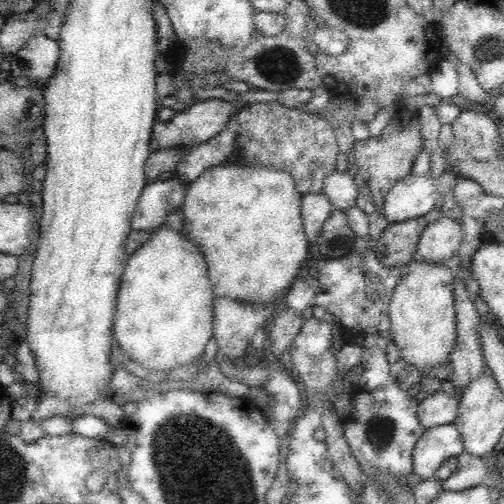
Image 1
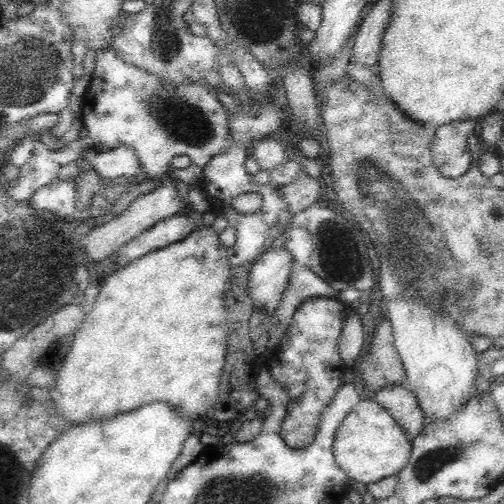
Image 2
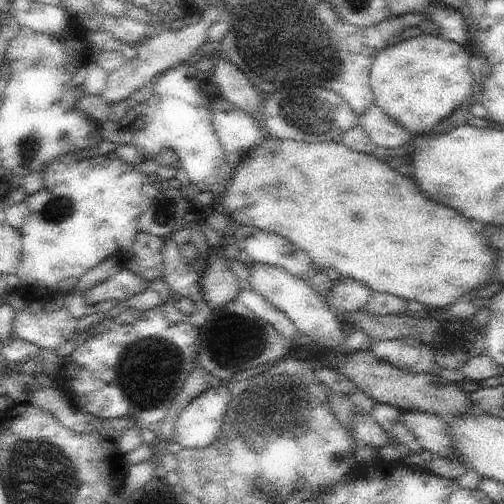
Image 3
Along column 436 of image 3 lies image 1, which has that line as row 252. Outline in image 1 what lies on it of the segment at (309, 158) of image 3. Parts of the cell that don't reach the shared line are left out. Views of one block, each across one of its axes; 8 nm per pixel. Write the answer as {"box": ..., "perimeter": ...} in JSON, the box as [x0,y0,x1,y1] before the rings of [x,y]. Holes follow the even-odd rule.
{"box":[182,166,310,306],"perimeter":[[[216,166],[206,170],[186,190],[182,212],[184,212],[184,236],[196,242],[210,274],[210,288],[214,298],[230,298],[242,304],[264,306],[280,302],[298,270],[306,264],[310,240],[302,220],[302,198],[296,190],[292,176],[284,170],[268,166]]]}

